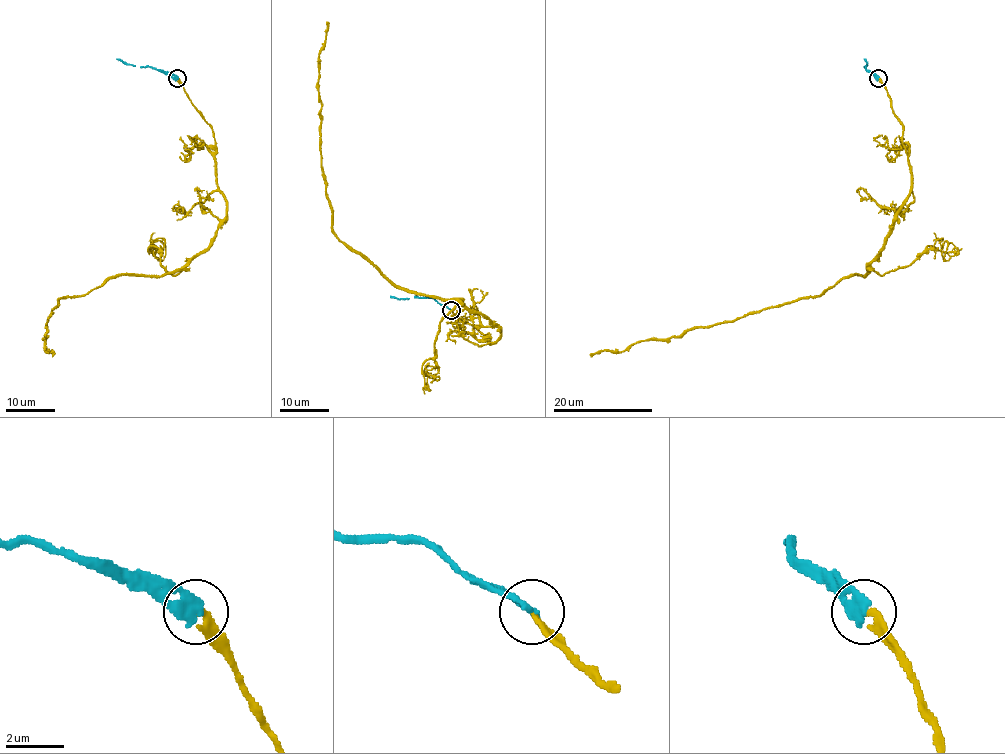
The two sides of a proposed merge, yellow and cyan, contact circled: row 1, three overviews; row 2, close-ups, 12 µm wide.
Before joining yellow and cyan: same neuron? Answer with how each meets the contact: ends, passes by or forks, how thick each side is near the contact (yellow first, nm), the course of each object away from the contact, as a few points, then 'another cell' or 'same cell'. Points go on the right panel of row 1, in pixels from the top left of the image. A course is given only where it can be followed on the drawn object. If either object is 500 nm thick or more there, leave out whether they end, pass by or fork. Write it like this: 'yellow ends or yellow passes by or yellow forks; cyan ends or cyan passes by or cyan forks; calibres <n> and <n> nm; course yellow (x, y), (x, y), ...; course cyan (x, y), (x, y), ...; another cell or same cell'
yellow ends; cyan ends; calibres 220 and 360 nm; course yellow (877, 78), (902, 129), (911, 191), (864, 275), (842, 278), (822, 295), (590, 356); course cyan (877, 78), (865, 68), (864, 58); another cell

